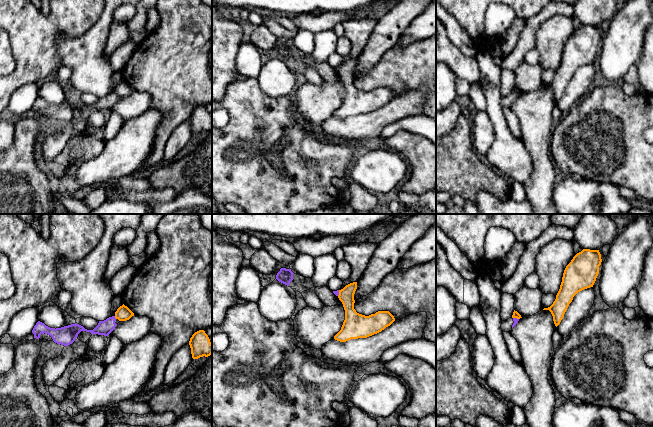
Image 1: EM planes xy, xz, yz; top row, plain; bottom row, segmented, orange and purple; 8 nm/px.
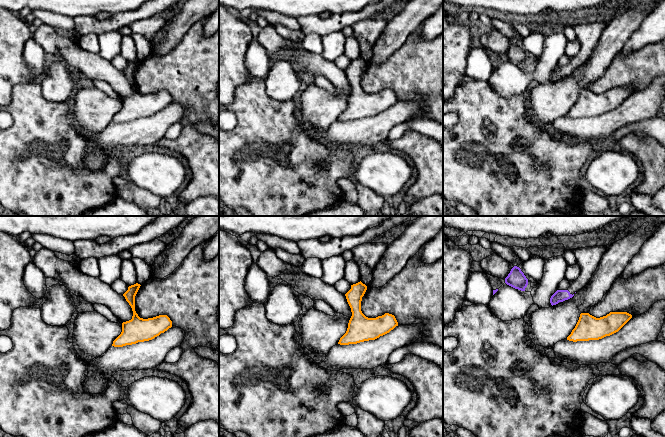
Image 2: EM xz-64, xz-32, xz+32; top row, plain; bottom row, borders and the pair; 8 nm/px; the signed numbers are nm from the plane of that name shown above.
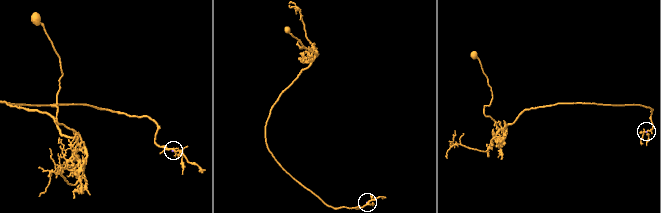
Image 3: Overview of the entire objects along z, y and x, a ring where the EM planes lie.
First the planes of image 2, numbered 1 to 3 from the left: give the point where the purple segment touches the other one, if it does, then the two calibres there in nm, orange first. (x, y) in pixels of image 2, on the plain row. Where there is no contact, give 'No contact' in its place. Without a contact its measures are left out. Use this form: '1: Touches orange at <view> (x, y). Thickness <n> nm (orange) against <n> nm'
1: No contact
2: No contact
3: No contact

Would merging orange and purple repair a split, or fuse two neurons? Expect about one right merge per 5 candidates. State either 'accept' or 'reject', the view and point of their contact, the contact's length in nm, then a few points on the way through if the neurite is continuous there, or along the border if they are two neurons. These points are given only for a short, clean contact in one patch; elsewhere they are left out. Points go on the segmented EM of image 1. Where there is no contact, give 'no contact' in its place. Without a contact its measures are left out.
reject; contact xy (115, 317); length 30 nm; border xy (114, 316), (116, 318)

